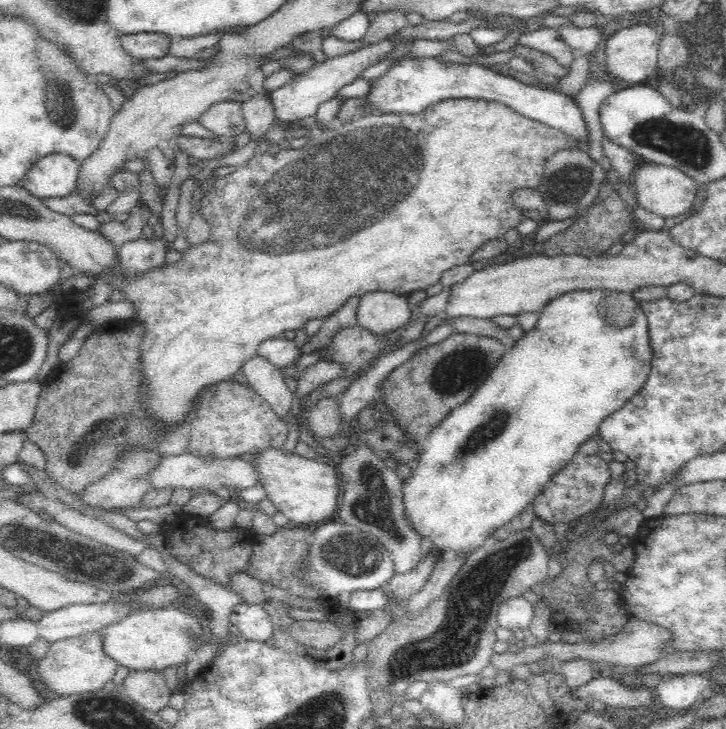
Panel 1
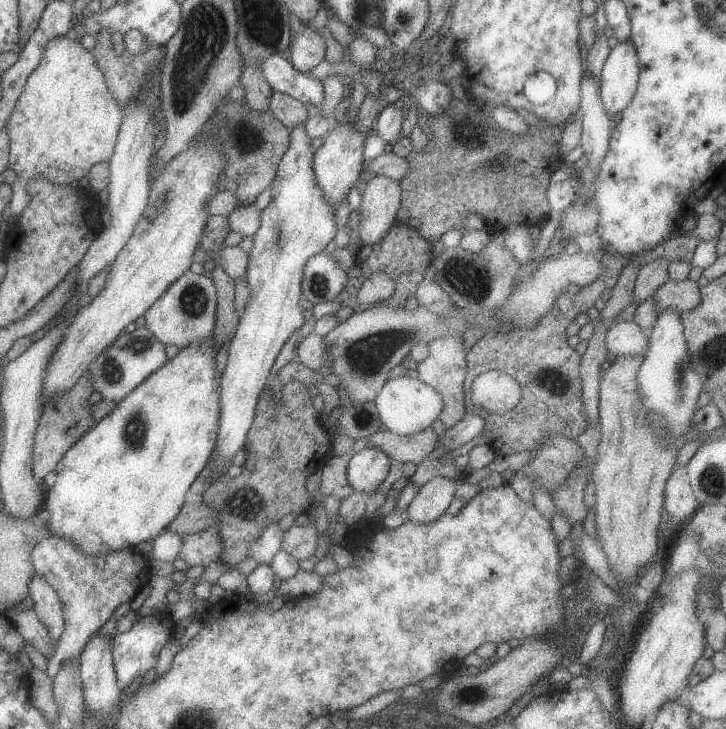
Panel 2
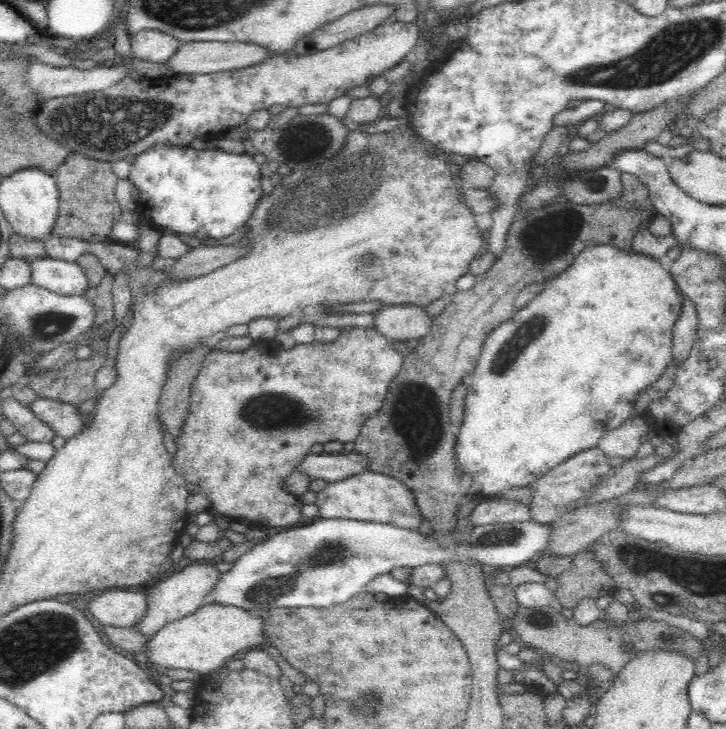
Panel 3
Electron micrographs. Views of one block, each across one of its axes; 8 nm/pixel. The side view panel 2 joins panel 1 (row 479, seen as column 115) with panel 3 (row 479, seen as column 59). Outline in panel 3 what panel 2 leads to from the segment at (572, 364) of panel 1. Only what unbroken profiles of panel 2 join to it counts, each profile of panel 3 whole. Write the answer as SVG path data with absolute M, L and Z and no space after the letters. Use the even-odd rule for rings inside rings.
M608 244L592 245L591 247L586 247L582 250L582 252L578 253L577 257L574 259L574 262L570 266L567 266L560 274L558 274L558 276L555 276L551 280L547 281L544 290L539 292L536 295L536 298L533 298L524 308L519 311L516 310L512 315L512 318L509 318L506 322L498 325L497 328L494 328L494 330L488 334L484 346L482 347L480 358L478 358L477 365L474 367L474 370L468 378L468 389L466 390L466 396L464 398L464 418L462 420L460 430L457 432L456 446L454 446L454 451L456 451L456 467L458 467L458 471L462 471L462 473L464 473L468 483L477 481L481 485L479 491L476 491L476 494L480 495L482 498L492 498L502 496L502 492L506 489L530 485L531 482L534 482L534 480L540 478L543 474L550 472L556 465L564 462L573 454L596 447L598 441L601 440L607 431L620 426L625 420L628 420L634 416L633 410L638 394L660 378L660 374L666 370L668 362L672 359L671 348L673 345L673 329L676 320L678 320L679 314L682 314L683 295L683 292L678 289L676 281L672 278L672 273L662 266L659 259L655 259L654 257L646 254L634 252L633 250L628 253L628 251L624 251L624 249Z

